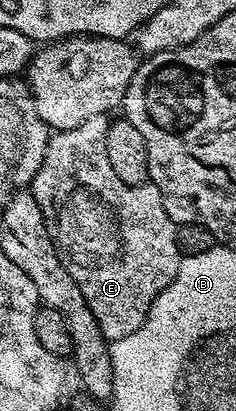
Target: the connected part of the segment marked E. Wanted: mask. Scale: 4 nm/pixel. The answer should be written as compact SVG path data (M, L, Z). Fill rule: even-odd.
M102 115L87 119L74 129L54 132L31 192L43 211L47 231L63 267L67 267L71 279L79 283L79 291L83 291L83 299L99 323L99 331L112 343L139 331L153 300L177 278L183 254L177 246L179 226L167 215L159 187L152 183L128 185L115 175L105 142L110 124L110 118Z

